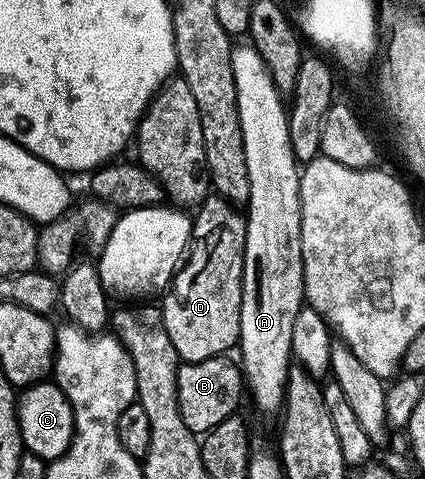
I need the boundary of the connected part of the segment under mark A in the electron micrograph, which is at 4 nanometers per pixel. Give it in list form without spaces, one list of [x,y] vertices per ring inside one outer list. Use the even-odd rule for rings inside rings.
[[[250,44],[244,46],[236,45],[231,52],[231,63],[233,64],[233,80],[237,88],[237,112],[241,120],[241,136],[243,137],[243,147],[245,148],[245,168],[249,172],[249,200],[245,204],[245,217],[247,219],[247,231],[245,232],[245,252],[243,253],[243,291],[241,292],[241,320],[239,321],[239,340],[237,351],[243,357],[241,369],[245,379],[246,393],[255,400],[256,406],[264,410],[267,414],[278,415],[283,409],[283,397],[287,387],[287,372],[293,362],[291,353],[291,337],[293,336],[293,320],[297,320],[297,312],[300,306],[304,305],[303,296],[303,257],[301,256],[301,204],[299,203],[299,175],[300,167],[293,156],[293,148],[289,140],[289,128],[287,119],[289,117],[288,107],[285,105],[284,95],[275,86],[271,78],[269,68],[265,60],[255,51],[255,47]]]

